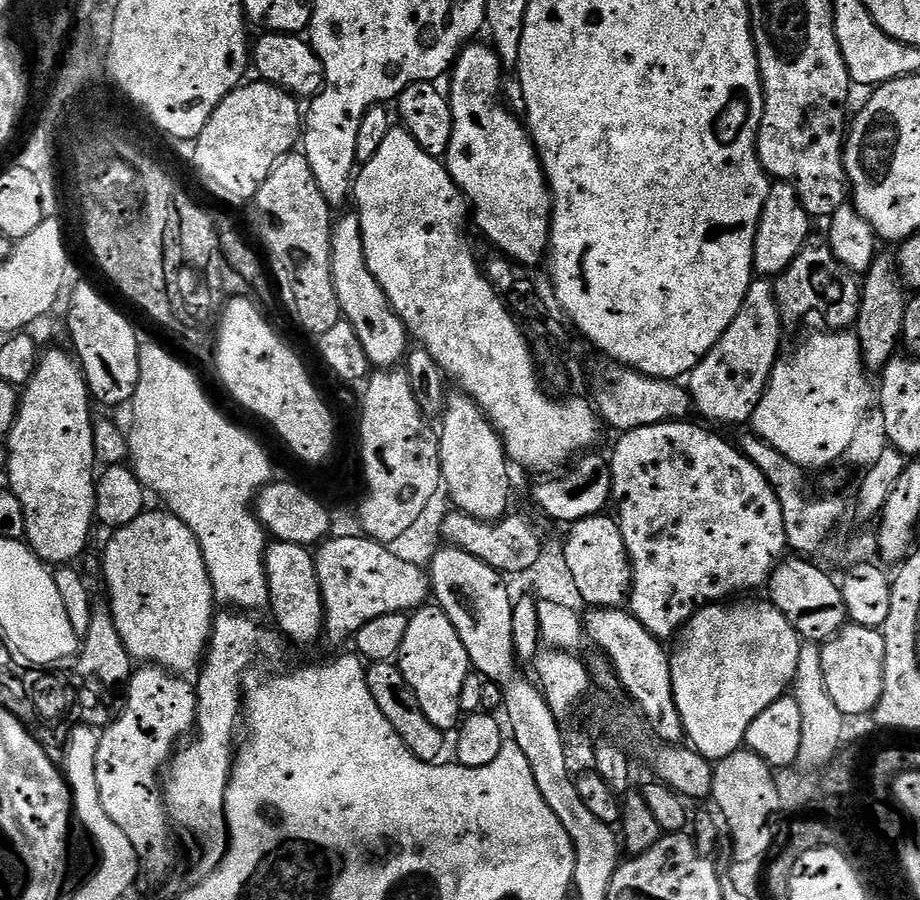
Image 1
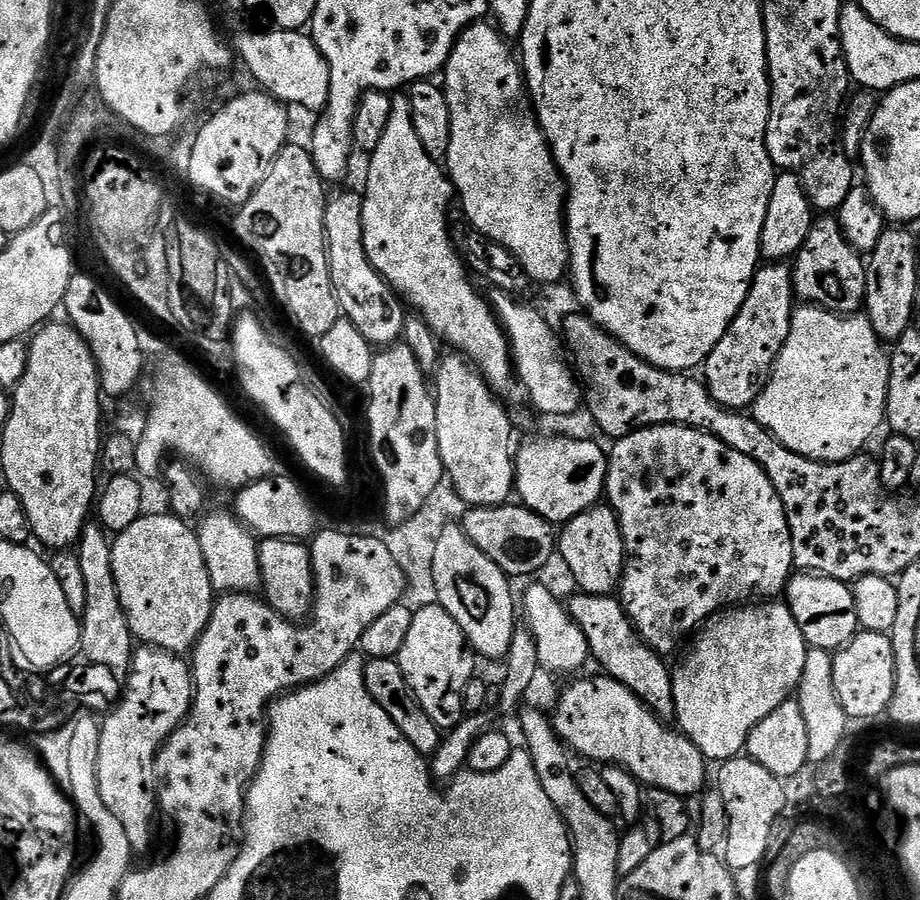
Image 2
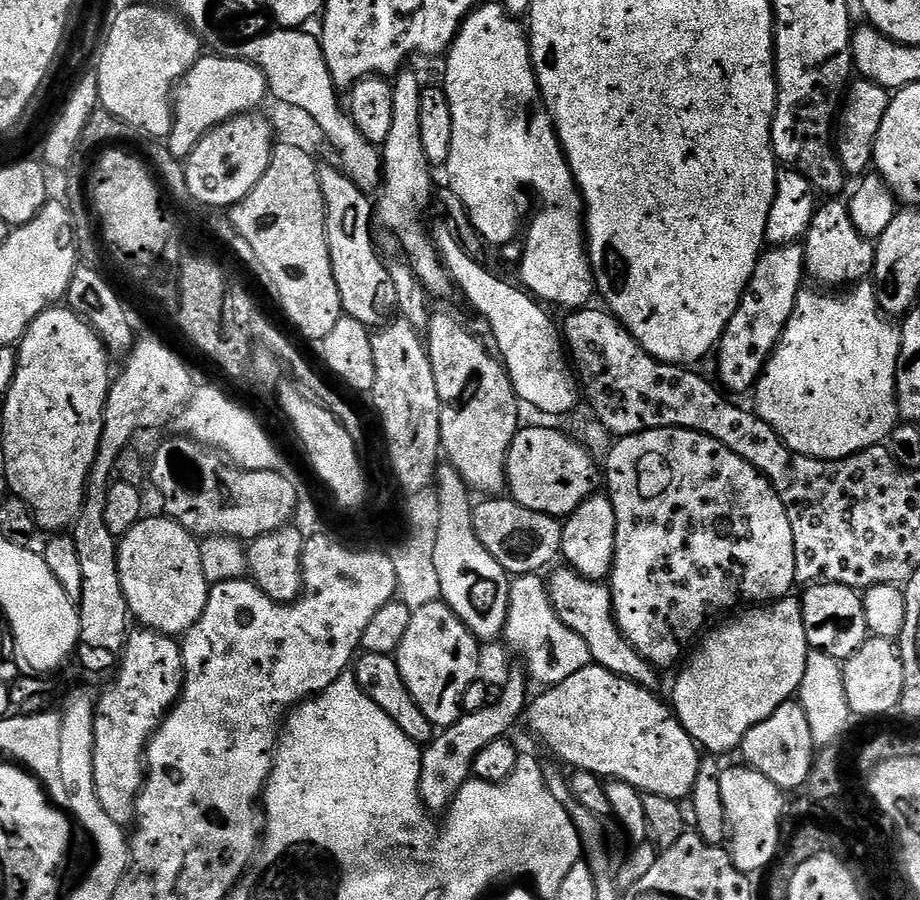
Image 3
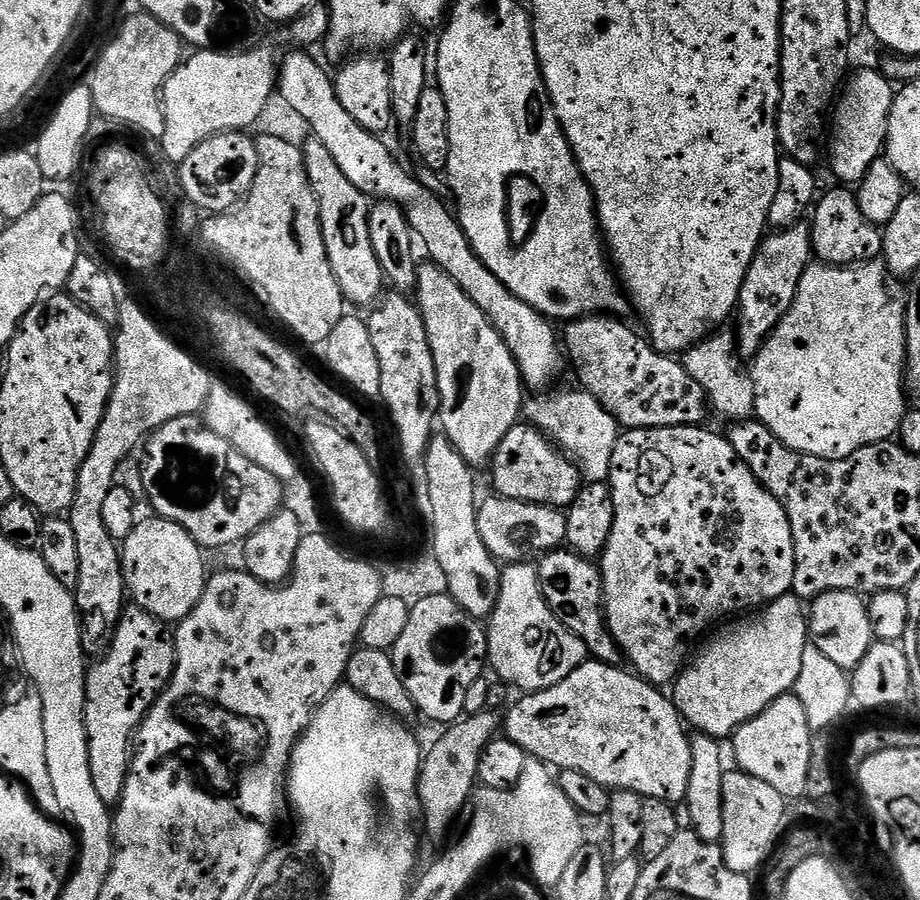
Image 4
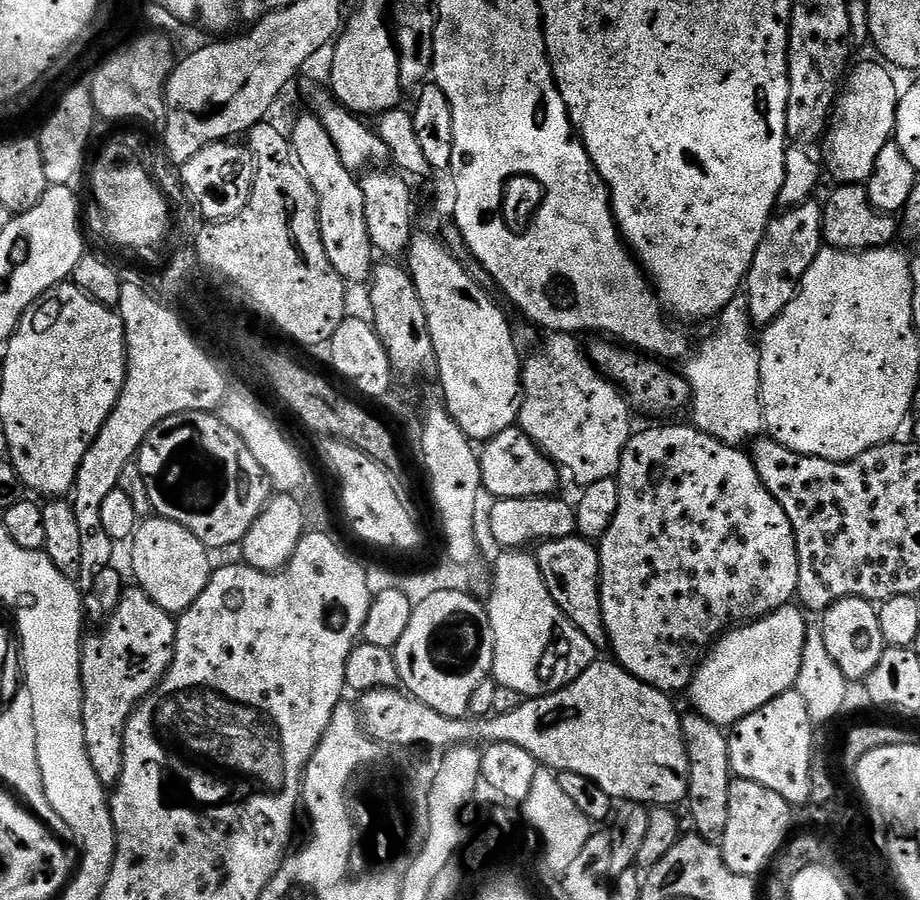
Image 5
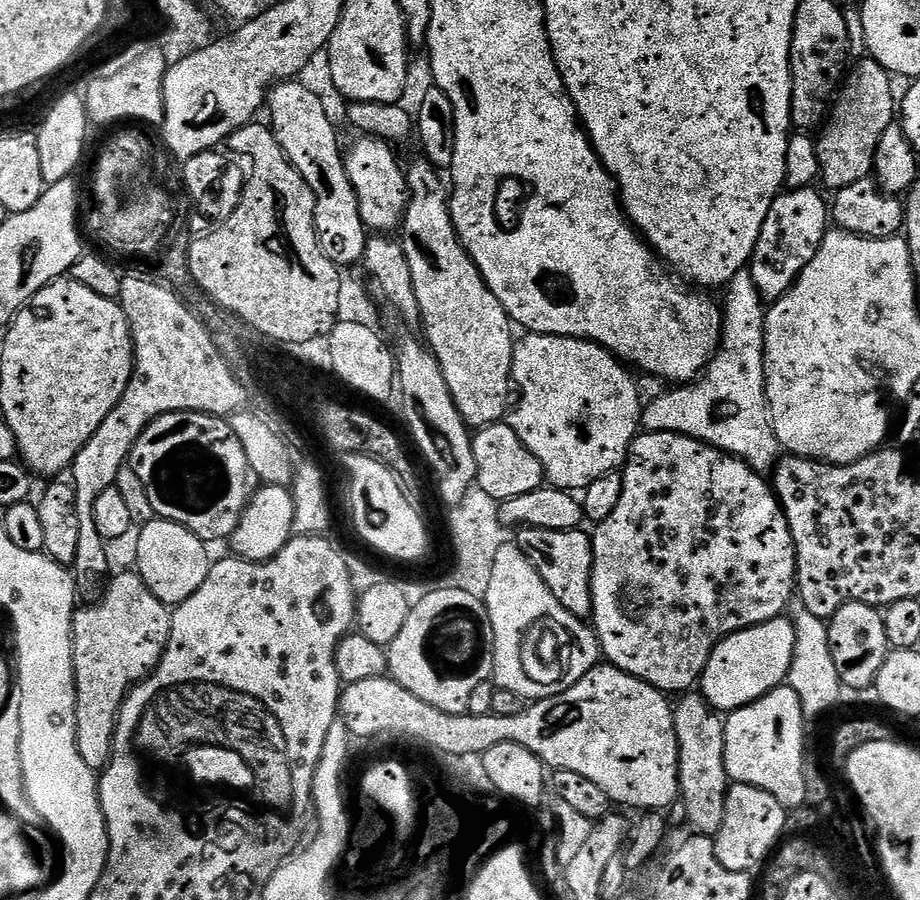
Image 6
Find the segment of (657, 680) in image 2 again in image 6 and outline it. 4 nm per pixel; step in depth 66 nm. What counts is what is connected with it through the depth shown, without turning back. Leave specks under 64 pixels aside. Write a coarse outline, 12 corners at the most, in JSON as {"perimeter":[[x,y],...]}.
{"perimeter":[[522,528],[514,543],[570,614],[592,615],[592,541]]}

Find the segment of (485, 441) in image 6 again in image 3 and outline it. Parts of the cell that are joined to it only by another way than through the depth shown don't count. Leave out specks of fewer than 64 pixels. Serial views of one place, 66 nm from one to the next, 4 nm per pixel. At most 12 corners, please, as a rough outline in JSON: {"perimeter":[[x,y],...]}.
{"perimeter":[[521,427],[506,492],[567,518],[593,495],[596,464],[579,439]]}

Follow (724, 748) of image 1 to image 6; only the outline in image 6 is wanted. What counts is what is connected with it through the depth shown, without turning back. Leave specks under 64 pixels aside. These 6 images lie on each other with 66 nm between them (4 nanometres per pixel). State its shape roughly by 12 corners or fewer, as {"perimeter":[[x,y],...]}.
{"perimeter":[[788,618],[726,637],[700,678],[721,714],[787,681]]}

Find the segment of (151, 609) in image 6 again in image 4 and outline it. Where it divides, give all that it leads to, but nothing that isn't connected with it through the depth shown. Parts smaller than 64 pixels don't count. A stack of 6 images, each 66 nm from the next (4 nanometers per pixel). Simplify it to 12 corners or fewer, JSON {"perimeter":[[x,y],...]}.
{"perimeter":[[125,607],[87,669],[90,778],[119,801],[136,729],[172,681],[165,621]]}

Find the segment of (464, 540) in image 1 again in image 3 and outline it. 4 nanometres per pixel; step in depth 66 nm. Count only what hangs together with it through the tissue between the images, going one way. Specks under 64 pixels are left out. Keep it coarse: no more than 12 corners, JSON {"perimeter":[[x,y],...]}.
{"perimeter":[[511,498],[473,503],[478,542],[509,577],[560,556],[563,523]]}

